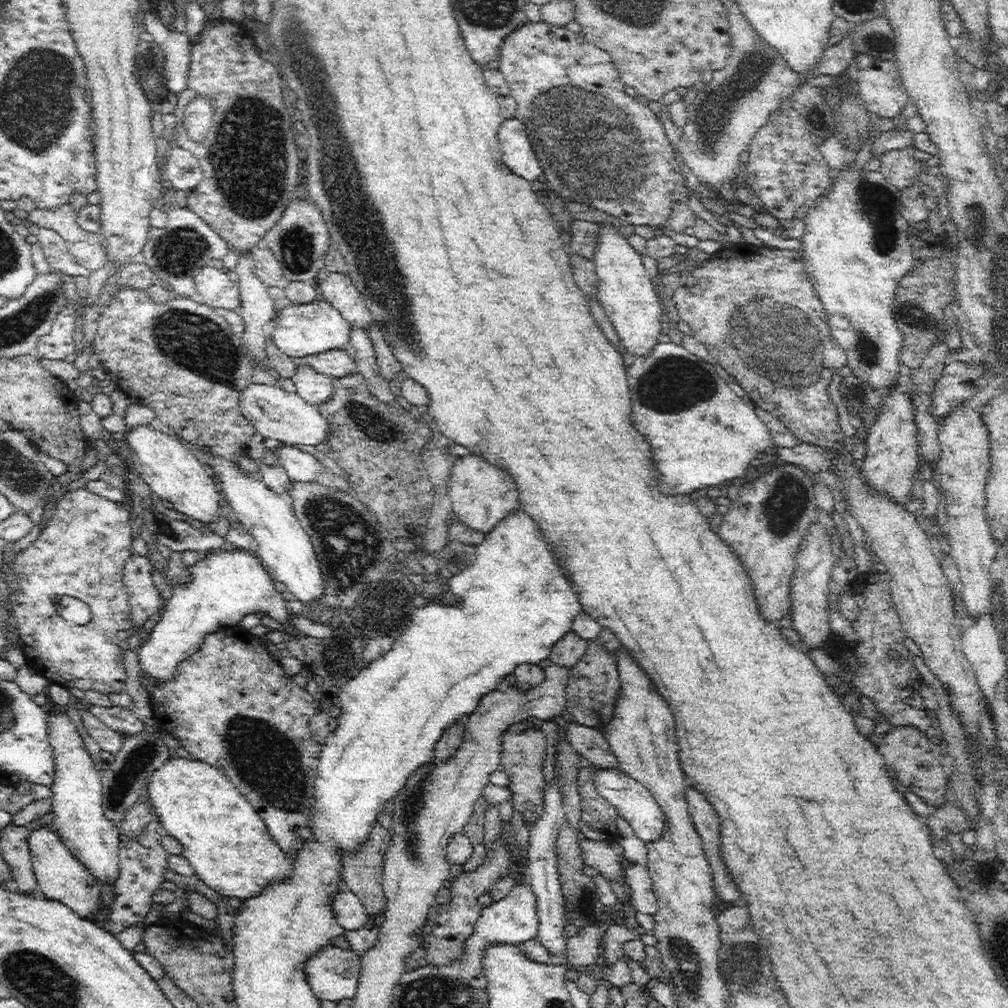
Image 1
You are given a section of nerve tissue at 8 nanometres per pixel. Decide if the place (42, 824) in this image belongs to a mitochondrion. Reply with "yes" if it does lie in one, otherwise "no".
no

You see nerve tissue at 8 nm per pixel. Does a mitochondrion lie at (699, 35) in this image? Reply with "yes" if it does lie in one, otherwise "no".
no

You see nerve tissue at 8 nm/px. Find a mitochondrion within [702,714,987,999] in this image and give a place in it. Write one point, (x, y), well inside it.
(745, 969)

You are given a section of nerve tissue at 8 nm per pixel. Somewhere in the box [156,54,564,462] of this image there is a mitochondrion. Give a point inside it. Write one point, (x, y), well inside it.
(249, 155)

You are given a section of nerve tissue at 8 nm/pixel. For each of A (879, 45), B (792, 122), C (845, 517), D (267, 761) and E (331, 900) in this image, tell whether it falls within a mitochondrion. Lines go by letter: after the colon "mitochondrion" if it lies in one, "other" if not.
A: other
B: other
C: other
D: mitochondrion
E: other

